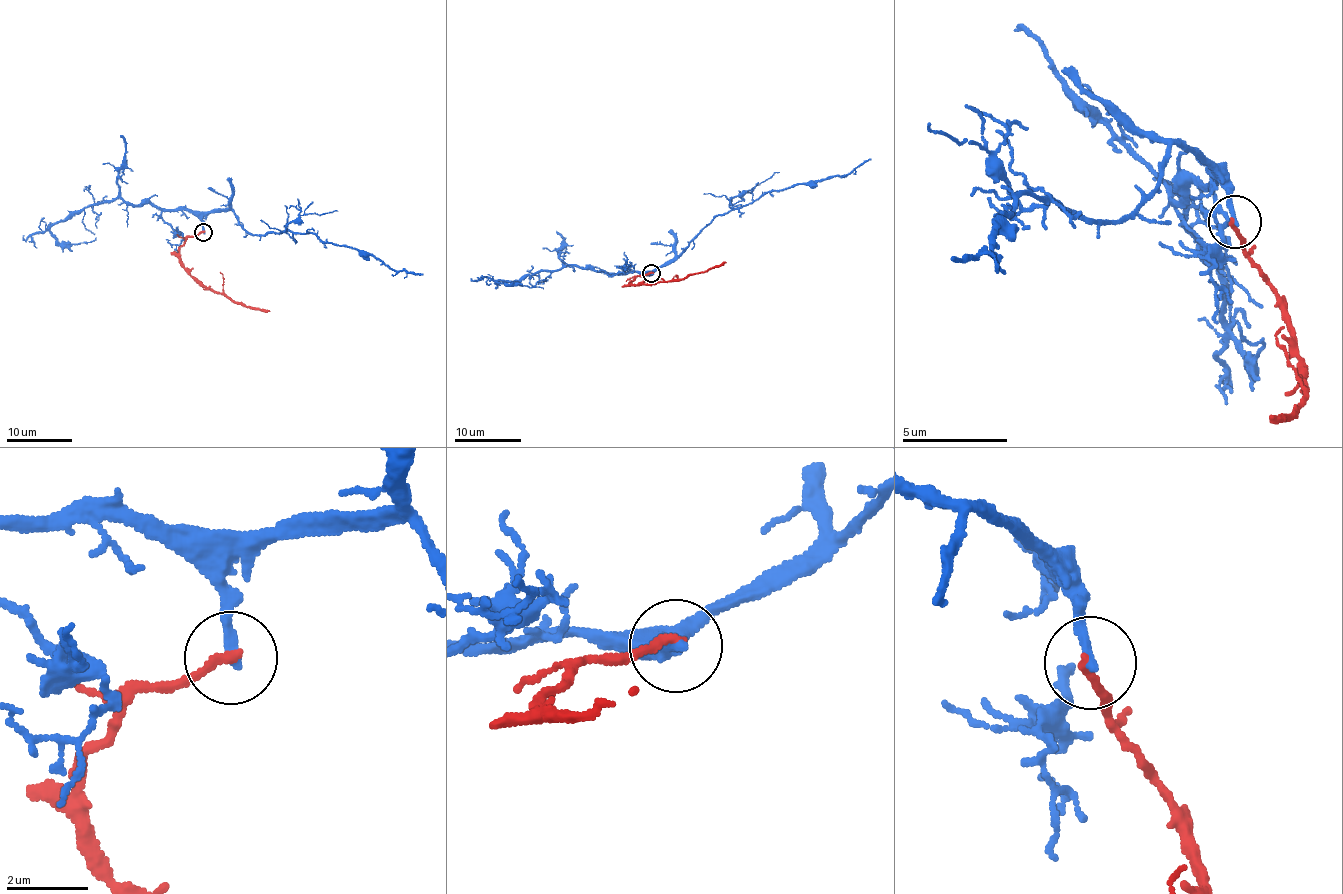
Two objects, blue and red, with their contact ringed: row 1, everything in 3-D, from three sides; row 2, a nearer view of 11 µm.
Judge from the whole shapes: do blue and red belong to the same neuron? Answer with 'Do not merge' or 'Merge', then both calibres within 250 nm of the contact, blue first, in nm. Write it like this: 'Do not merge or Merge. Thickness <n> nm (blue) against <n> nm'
Do not merge. Thickness 260 nm (blue) against 200 nm

